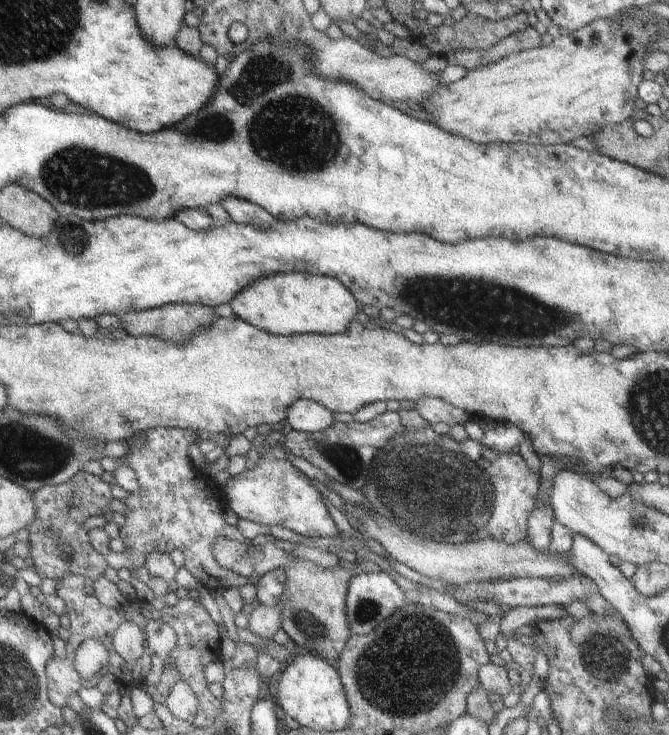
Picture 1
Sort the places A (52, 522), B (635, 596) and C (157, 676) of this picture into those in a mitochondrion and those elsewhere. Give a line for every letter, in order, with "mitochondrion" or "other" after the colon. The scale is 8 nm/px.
A: mitochondrion
B: other
C: other

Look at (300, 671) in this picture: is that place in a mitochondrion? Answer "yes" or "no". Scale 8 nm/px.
no

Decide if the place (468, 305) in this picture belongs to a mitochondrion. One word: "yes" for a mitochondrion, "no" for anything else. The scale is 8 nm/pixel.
yes

